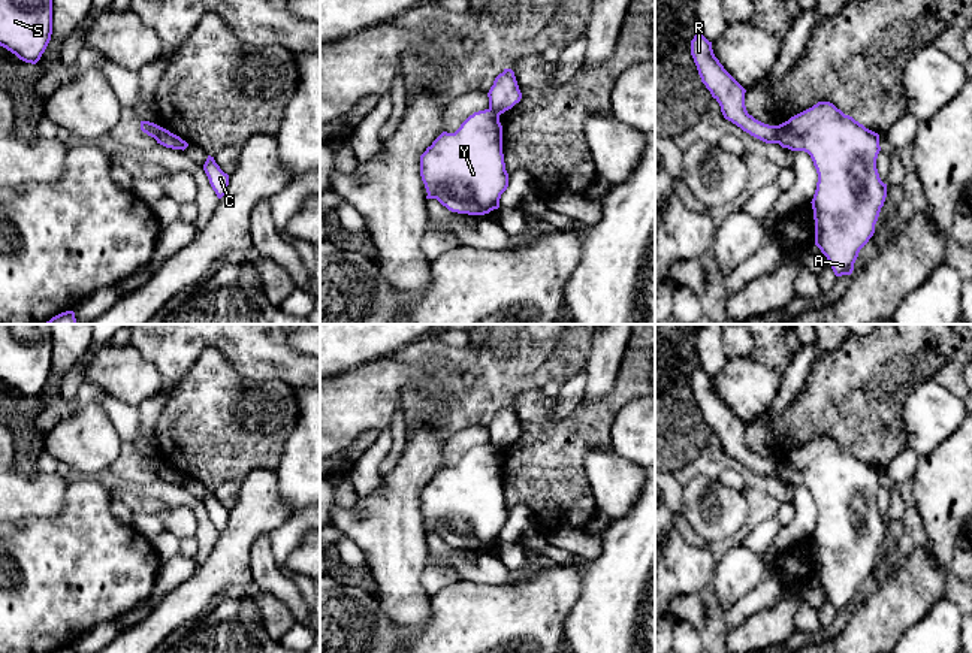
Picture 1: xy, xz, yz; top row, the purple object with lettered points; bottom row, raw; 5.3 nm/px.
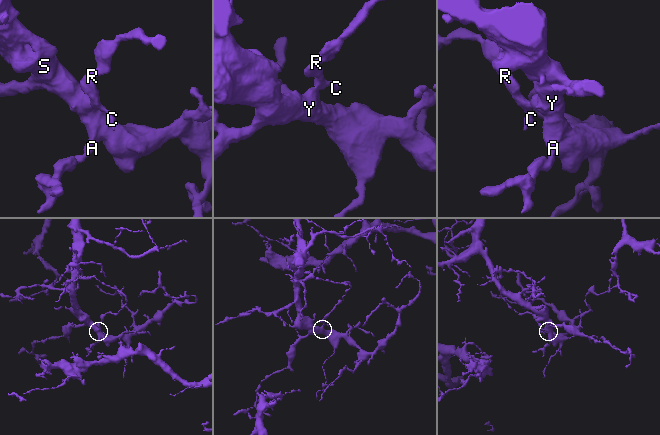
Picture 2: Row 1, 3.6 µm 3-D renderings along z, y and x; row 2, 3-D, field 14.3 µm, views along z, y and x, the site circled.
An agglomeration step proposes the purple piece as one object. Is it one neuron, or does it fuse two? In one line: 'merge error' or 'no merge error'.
merge error

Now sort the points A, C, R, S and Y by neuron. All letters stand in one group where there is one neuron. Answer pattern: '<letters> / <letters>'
A S Y / C R

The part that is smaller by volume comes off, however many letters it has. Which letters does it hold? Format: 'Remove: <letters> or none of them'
Remove: C, R

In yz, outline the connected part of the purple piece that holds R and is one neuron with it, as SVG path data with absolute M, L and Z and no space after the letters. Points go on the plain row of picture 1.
M701 368L691 375L691 390L701 417L719 438L724 453L766 478L779 478L776 460L764 459L748 448L746 424L724 403L713 389L712 377Z

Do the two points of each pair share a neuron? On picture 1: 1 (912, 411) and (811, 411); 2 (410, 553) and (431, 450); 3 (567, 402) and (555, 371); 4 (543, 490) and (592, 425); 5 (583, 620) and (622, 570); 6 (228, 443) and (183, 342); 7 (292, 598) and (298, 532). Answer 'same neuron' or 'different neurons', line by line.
1: different neurons
2: same neuron
3: different neurons
4: same neuron
5: same neuron
6: different neurons
7: different neurons

